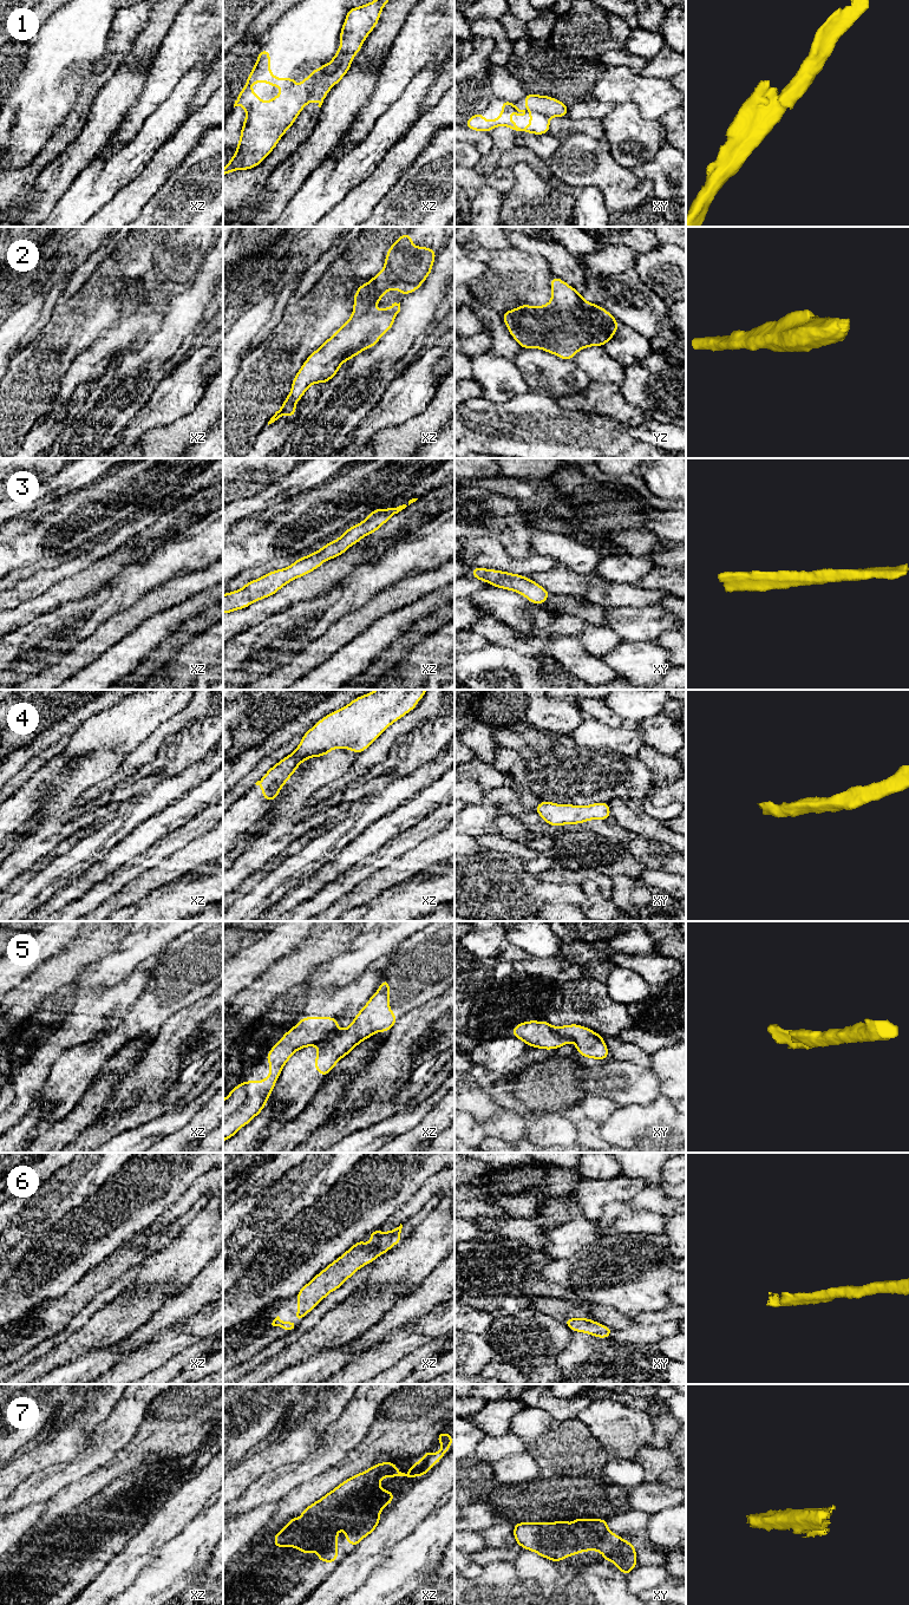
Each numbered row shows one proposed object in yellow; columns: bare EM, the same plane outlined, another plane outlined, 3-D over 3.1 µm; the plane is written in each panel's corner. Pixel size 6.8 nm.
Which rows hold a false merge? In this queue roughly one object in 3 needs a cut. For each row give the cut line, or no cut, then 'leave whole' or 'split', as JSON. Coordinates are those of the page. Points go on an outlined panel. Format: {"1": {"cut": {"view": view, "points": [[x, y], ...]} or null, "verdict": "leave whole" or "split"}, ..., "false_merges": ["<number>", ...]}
{"1": {"cut": {"view": "xz", "points": [[318, 69], [311, 83], [306, 103]]}, "verdict": "split"}, "2": {"cut": null, "verdict": "leave whole"}, "3": {"cut": null, "verdict": "leave whole"}, "4": {"cut": null, "verdict": "leave whole"}, "5": {"cut": {"view": "xy", "points": [[553, 1026], [557, 1033], [568, 1039]]}, "verdict": "split"}, "6": {"cut": null, "verdict": "leave whole"}, "7": {"cut": null, "verdict": "leave whole"}, "false_merges": ["1", "5"]}

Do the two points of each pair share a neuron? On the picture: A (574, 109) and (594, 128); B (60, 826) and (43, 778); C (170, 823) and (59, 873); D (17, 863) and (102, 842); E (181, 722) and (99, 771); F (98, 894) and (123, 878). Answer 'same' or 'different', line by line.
A: different
B: different
C: different
D: different
E: different
F: same

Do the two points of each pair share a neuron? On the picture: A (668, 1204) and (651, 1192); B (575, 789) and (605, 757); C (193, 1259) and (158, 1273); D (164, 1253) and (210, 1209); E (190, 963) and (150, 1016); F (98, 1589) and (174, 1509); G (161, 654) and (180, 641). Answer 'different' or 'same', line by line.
A: same
B: same
C: same
D: same
E: same
F: same
G: same

